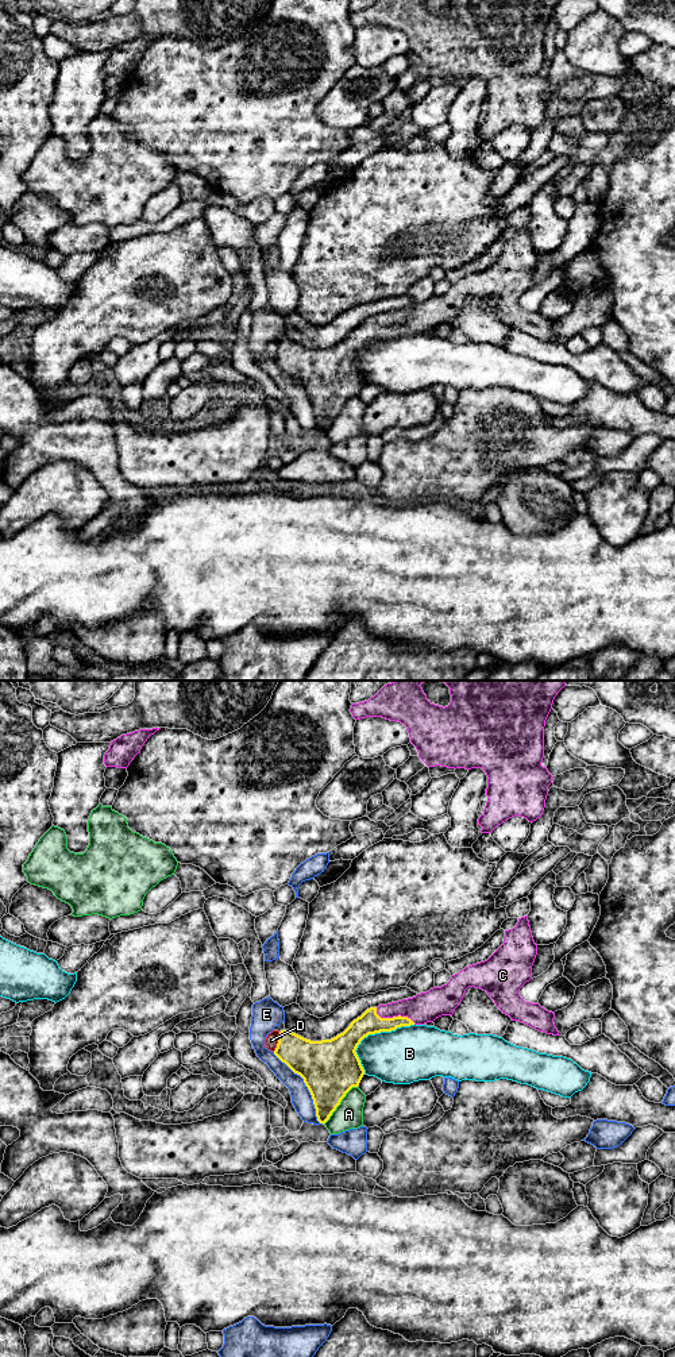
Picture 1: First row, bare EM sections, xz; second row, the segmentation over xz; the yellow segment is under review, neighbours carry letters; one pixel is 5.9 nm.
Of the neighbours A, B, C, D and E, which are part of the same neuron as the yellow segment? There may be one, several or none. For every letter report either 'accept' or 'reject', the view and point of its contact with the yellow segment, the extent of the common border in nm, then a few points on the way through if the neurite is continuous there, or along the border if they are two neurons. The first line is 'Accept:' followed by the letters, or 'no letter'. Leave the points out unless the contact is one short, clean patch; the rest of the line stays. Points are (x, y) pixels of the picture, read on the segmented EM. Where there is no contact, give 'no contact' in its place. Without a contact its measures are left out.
Accept: C
A: reject | xz (339, 1103) | 300 nm
B: reject | xz (371, 1033) | 440 nm
C: accept | xz (393, 1017) | 260 nm | across xz (369, 1022), (393, 1017), (424, 1007)
D: reject | xz (278, 1041) | 130 nm
E: reject | xz (307, 1086) | 550 nm

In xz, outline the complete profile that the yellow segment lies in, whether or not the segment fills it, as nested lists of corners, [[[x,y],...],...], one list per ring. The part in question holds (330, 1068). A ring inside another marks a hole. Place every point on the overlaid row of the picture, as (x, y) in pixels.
[[[525,915],[518,918],[513,929],[505,930],[504,944],[487,960],[466,967],[452,975],[447,984],[413,998],[370,1007],[331,1040],[310,1041],[293,1032],[281,1030],[274,1055],[304,1079],[317,1121],[324,1125],[364,1075],[355,1052],[364,1037],[452,1015],[468,987],[486,991],[512,1021],[559,1036],[554,1023],[555,1013],[539,1003],[525,1002],[518,994],[532,979],[536,955],[537,945]]]

